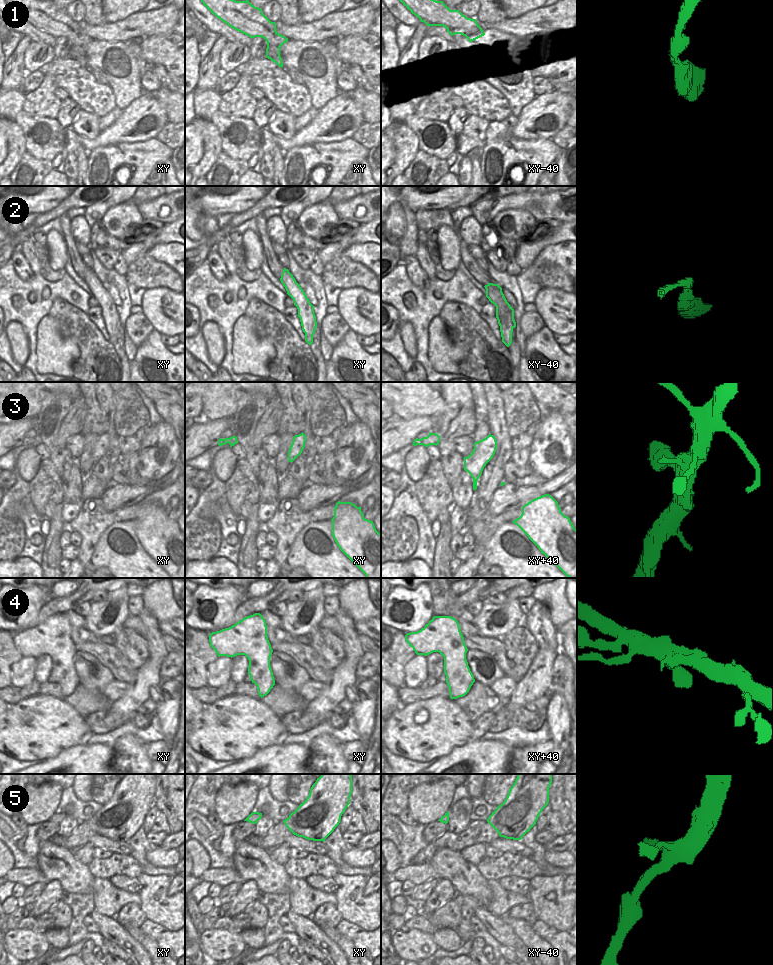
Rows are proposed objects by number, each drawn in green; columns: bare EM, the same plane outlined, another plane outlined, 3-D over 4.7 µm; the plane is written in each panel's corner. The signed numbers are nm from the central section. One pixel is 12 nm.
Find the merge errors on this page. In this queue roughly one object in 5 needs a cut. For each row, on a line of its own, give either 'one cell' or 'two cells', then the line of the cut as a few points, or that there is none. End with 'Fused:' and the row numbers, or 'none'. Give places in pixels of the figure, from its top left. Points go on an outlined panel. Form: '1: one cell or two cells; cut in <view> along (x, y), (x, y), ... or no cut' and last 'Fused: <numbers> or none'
1: one cell; no cut
2: one cell; no cut
3: one cell; no cut
4: one cell; no cut
5: one cell; no cut
Fused: none

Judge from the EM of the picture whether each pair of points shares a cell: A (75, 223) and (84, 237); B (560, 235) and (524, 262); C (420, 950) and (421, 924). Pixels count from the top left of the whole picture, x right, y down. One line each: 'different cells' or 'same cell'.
A: same cell
B: same cell
C: different cells

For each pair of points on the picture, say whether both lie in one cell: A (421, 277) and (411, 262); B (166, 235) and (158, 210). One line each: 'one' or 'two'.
A: one
B: two

